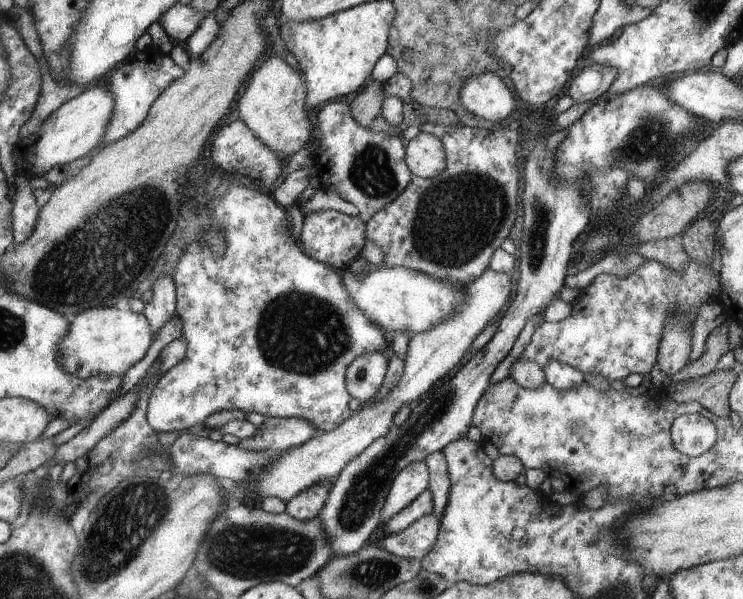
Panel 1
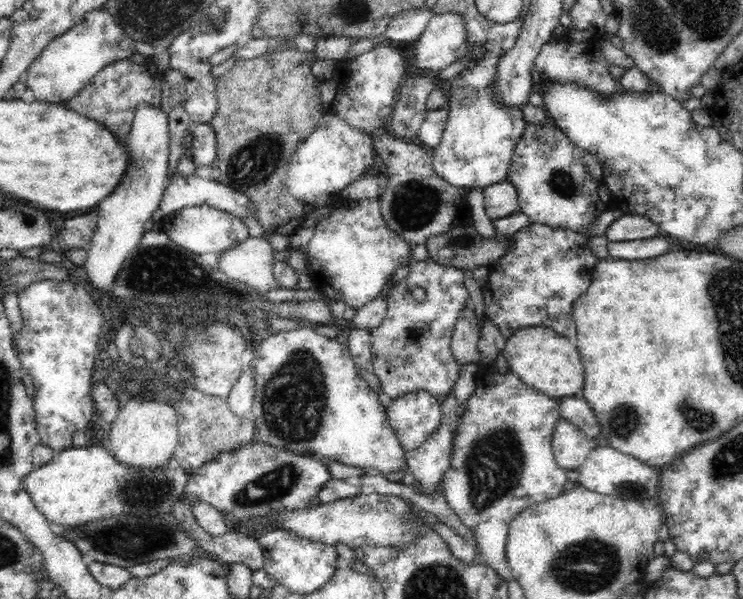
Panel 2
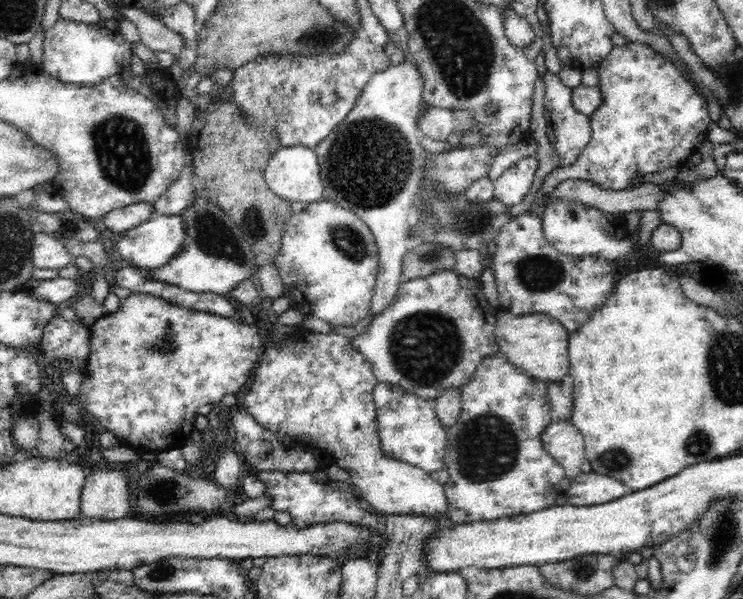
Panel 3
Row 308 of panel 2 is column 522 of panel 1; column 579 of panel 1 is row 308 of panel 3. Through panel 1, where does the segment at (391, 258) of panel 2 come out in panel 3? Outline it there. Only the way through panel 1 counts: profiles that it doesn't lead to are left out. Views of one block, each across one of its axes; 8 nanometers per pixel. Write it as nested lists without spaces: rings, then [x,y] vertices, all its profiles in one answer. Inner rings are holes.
[[[314,202],[308,204],[304,211],[298,214],[292,214],[287,226],[284,230],[284,237],[280,244],[280,251],[274,264],[278,269],[279,275],[282,278],[284,296],[290,298],[290,306],[296,308],[306,315],[316,316],[325,322],[328,322],[332,328],[336,327],[350,327],[358,324],[366,315],[370,314],[369,308],[371,307],[371,300],[373,292],[375,291],[376,281],[379,275],[379,251],[375,243],[374,236],[369,230],[369,227],[355,214],[342,206],[334,204],[334,202]]]

